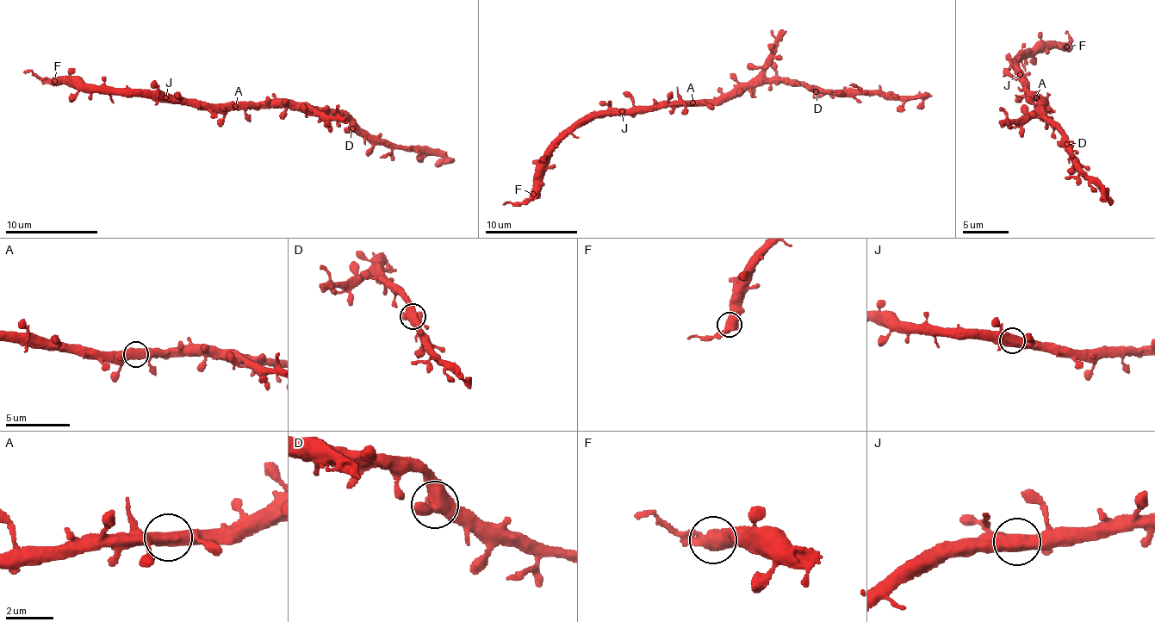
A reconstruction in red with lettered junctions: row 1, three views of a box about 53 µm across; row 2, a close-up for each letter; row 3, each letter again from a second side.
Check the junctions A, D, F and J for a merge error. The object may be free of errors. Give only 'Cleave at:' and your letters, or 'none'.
Cleave at: F

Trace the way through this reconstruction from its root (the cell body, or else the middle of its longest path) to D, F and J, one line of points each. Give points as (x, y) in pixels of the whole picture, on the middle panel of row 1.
D: (701, 102), (727, 100), (763, 83), (801, 83), (816, 91)
F: (701, 102), (655, 104), (584, 118), (551, 152), (549, 166), (542, 173), (542, 185), (533, 195)
J: (701, 102), (655, 104), (622, 111)

